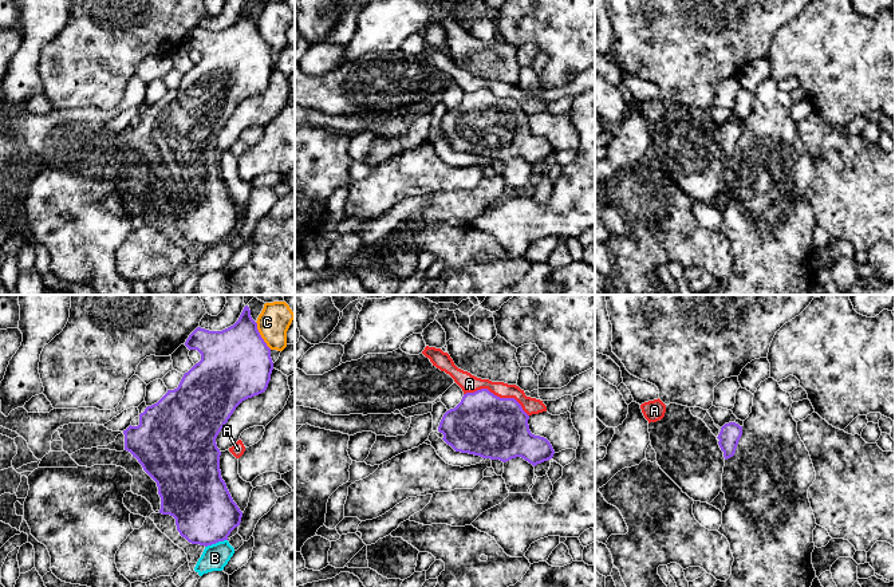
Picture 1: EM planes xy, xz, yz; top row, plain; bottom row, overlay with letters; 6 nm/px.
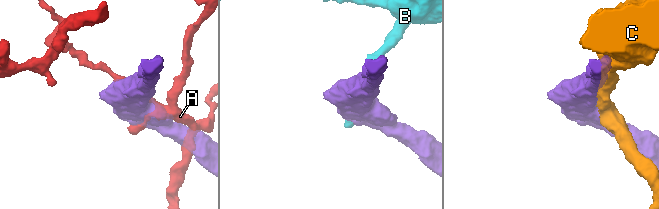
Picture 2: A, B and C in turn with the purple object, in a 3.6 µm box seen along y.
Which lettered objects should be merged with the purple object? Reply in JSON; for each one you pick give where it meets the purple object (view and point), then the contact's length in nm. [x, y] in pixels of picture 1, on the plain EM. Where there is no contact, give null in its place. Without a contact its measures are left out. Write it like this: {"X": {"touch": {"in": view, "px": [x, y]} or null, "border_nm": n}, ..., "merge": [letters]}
{"merge": []}

